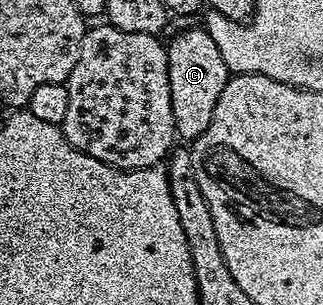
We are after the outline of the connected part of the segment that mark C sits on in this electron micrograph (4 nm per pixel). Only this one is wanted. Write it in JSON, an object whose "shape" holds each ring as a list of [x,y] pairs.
{"shape":[[[204,27],[185,29],[173,42],[168,42],[167,67],[177,137],[185,140],[182,142],[192,143],[207,131],[207,123],[211,123],[211,117],[215,115],[215,105],[219,103],[219,95],[223,95],[223,87],[227,87],[231,74],[227,63],[223,63],[223,55],[219,55],[219,47],[215,47],[215,39],[211,39]]]}

